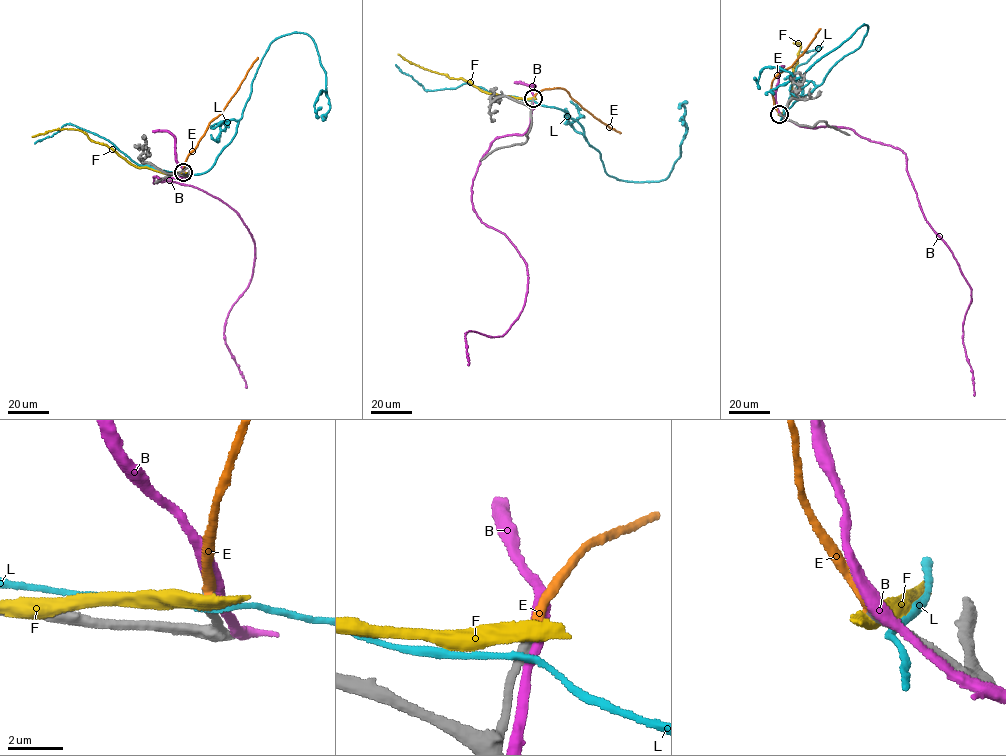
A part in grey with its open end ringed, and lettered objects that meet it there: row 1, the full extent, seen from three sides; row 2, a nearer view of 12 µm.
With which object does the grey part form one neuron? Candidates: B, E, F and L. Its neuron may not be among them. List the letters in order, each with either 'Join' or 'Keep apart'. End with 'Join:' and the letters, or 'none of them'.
B: Keep apart
E: Join
F: Keep apart
L: Keep apart
Join: E

